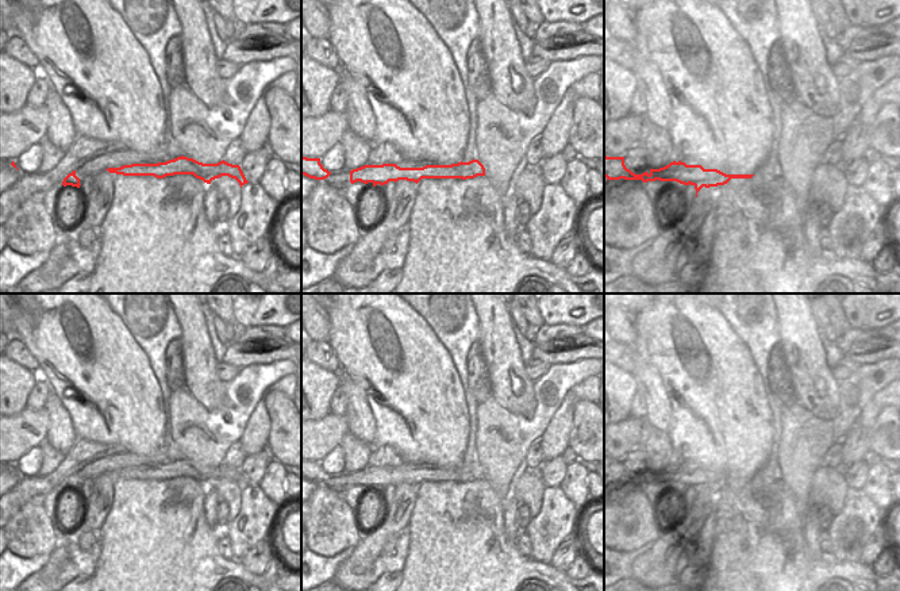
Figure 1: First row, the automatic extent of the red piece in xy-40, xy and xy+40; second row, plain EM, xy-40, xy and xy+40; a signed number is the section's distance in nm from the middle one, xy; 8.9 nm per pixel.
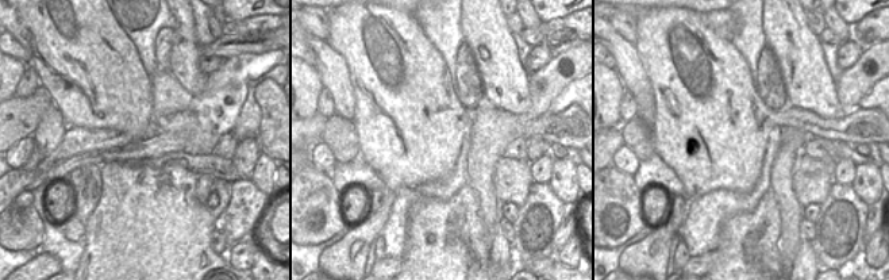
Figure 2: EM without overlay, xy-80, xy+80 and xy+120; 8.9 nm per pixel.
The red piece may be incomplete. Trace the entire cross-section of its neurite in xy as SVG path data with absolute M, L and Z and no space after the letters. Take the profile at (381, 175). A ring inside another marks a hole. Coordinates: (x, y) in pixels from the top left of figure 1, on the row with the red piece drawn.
M478 160L451 165L426 165L423 168L400 168L396 164L364 165L350 170L350 183L361 181L385 185L389 181L407 180L419 183L422 179L474 179L485 176L485 168Z

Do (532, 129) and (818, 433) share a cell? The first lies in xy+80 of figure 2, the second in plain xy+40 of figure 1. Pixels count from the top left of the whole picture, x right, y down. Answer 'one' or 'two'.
two

